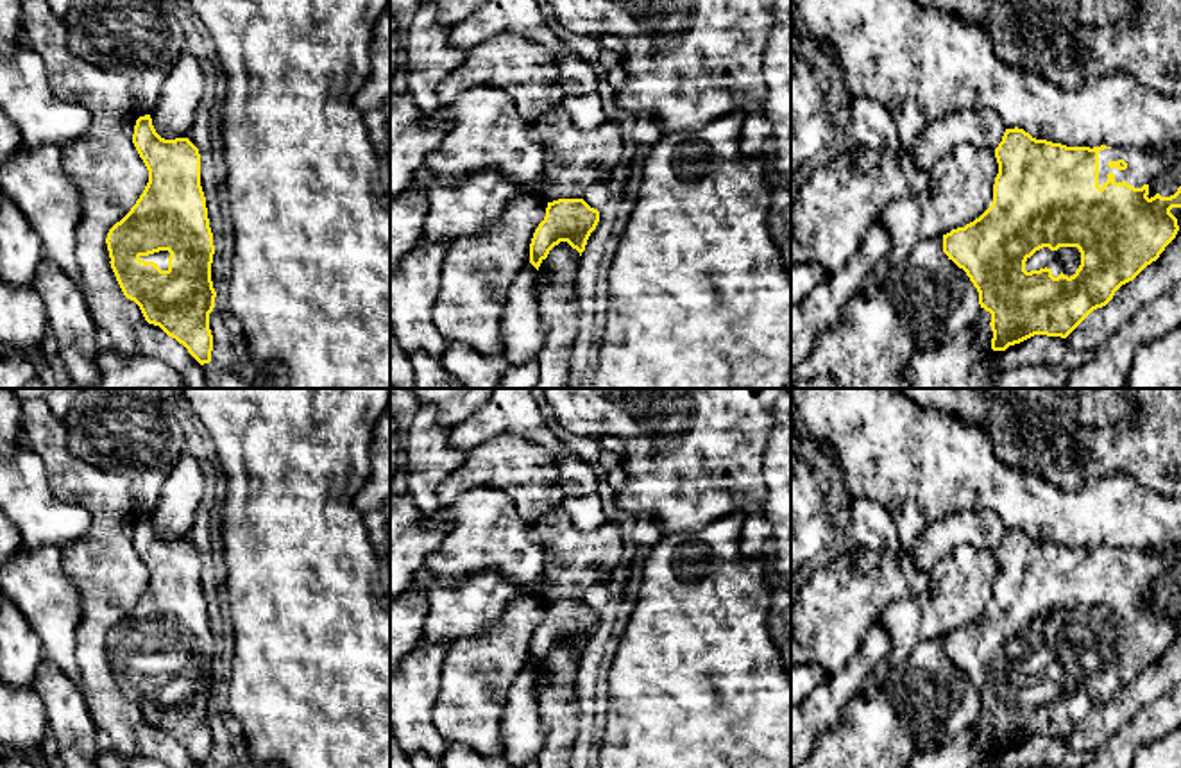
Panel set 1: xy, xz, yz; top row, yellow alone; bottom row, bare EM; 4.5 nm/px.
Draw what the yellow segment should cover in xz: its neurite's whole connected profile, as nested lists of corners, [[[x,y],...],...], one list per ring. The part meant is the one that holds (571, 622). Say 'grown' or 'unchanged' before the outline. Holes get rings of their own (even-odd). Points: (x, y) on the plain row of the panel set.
unchanged | [[[583,600],[548,603],[546,618],[535,630],[530,644],[530,664],[539,671],[549,652],[560,643],[567,643],[582,657],[598,623],[599,612]]]

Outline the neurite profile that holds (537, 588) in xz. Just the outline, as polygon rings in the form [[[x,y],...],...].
[[[483,571],[456,584],[419,575],[419,585],[428,598],[429,610],[424,623],[428,641],[463,641],[481,636],[489,625],[501,618],[510,600],[544,598],[546,580],[515,584],[494,571]]]

